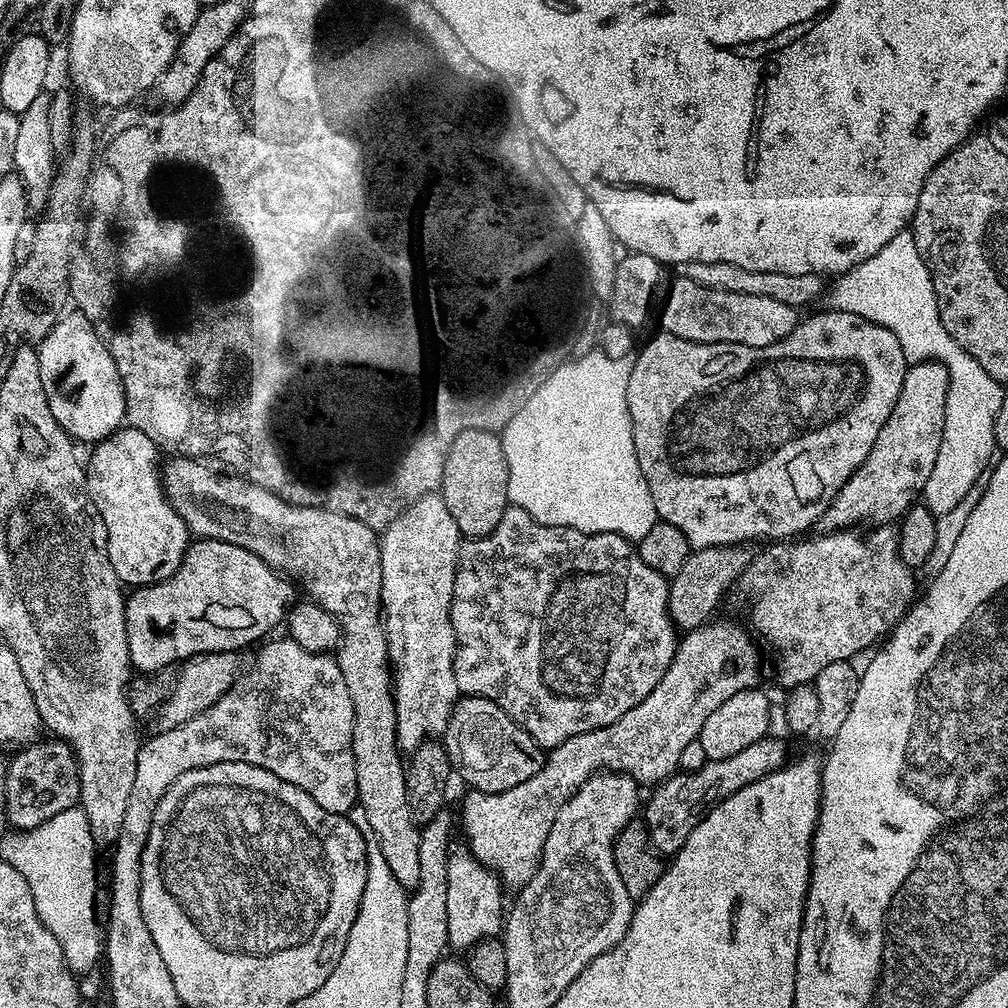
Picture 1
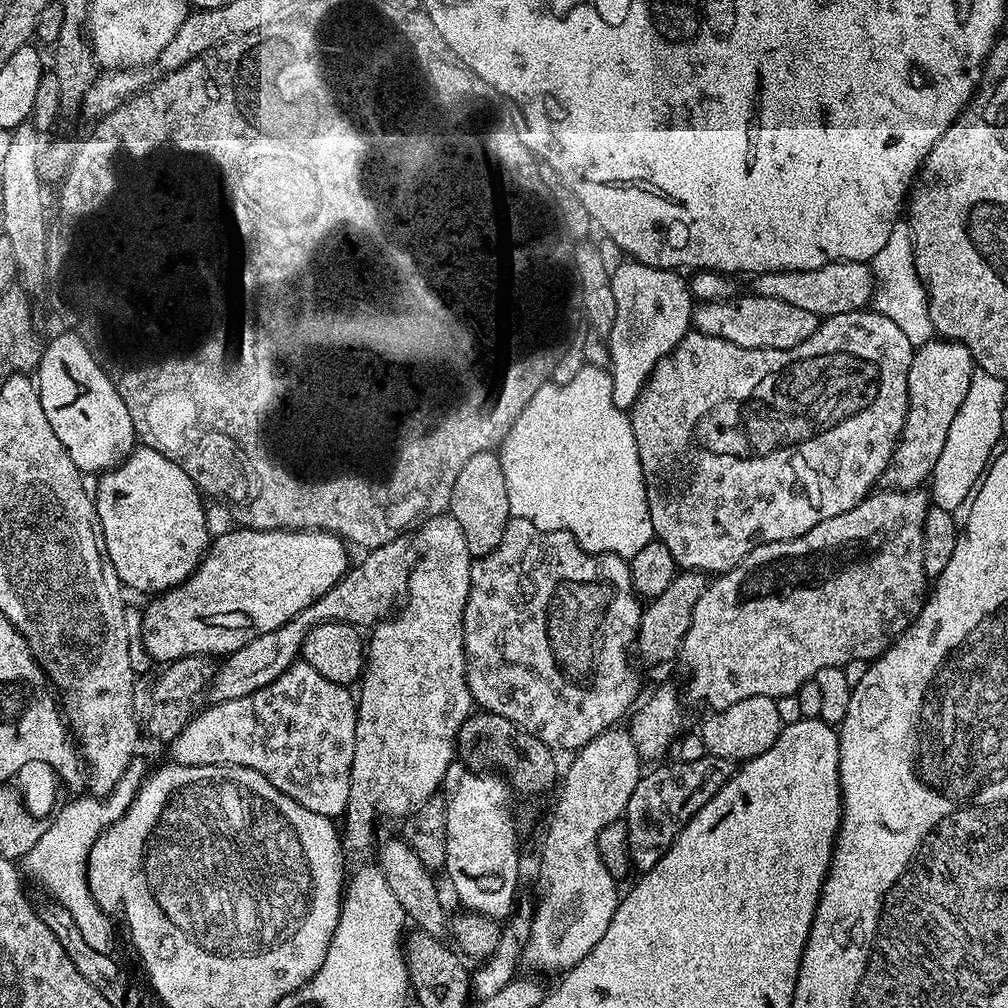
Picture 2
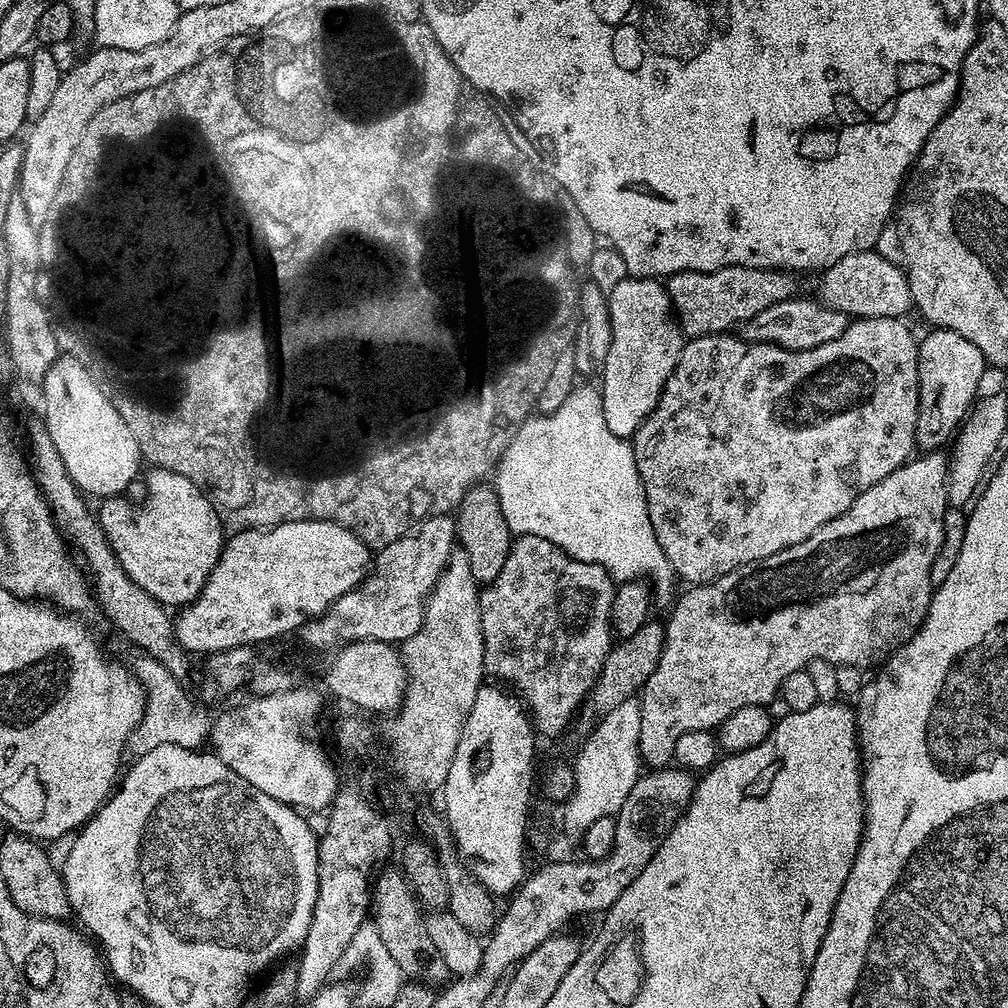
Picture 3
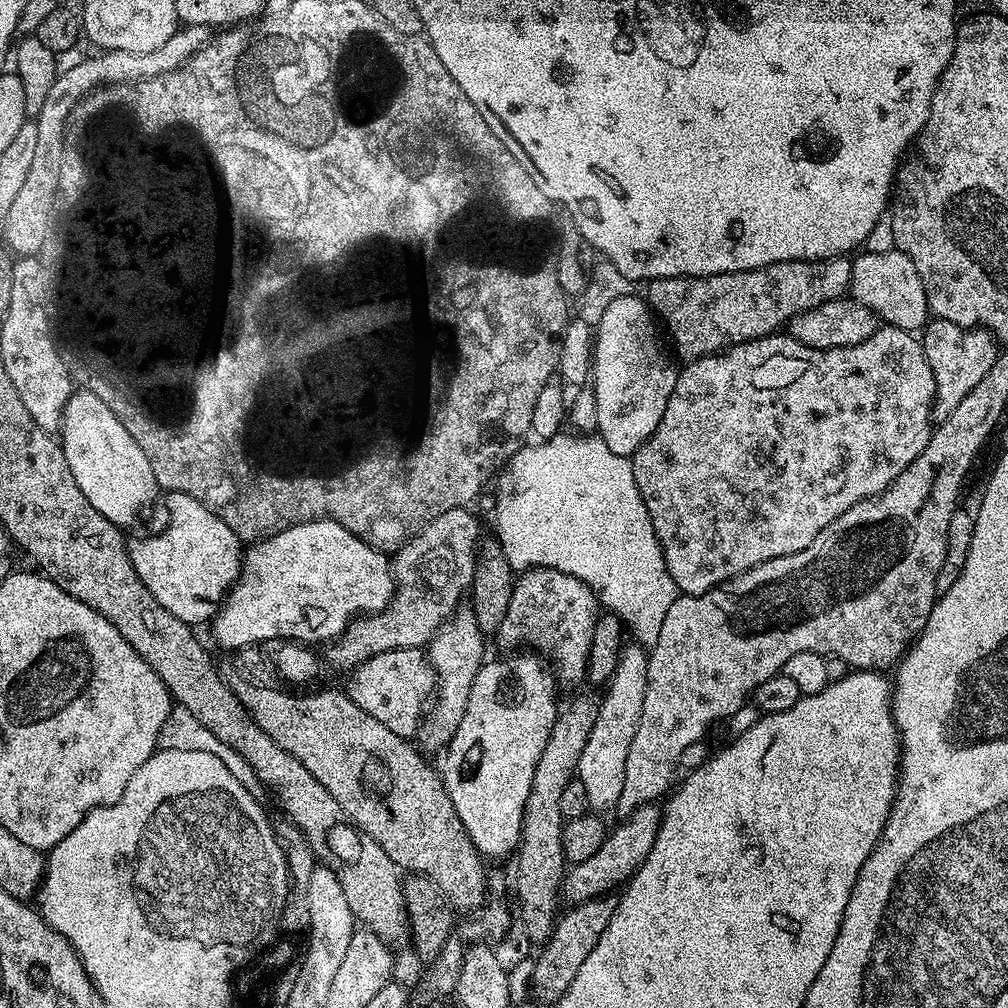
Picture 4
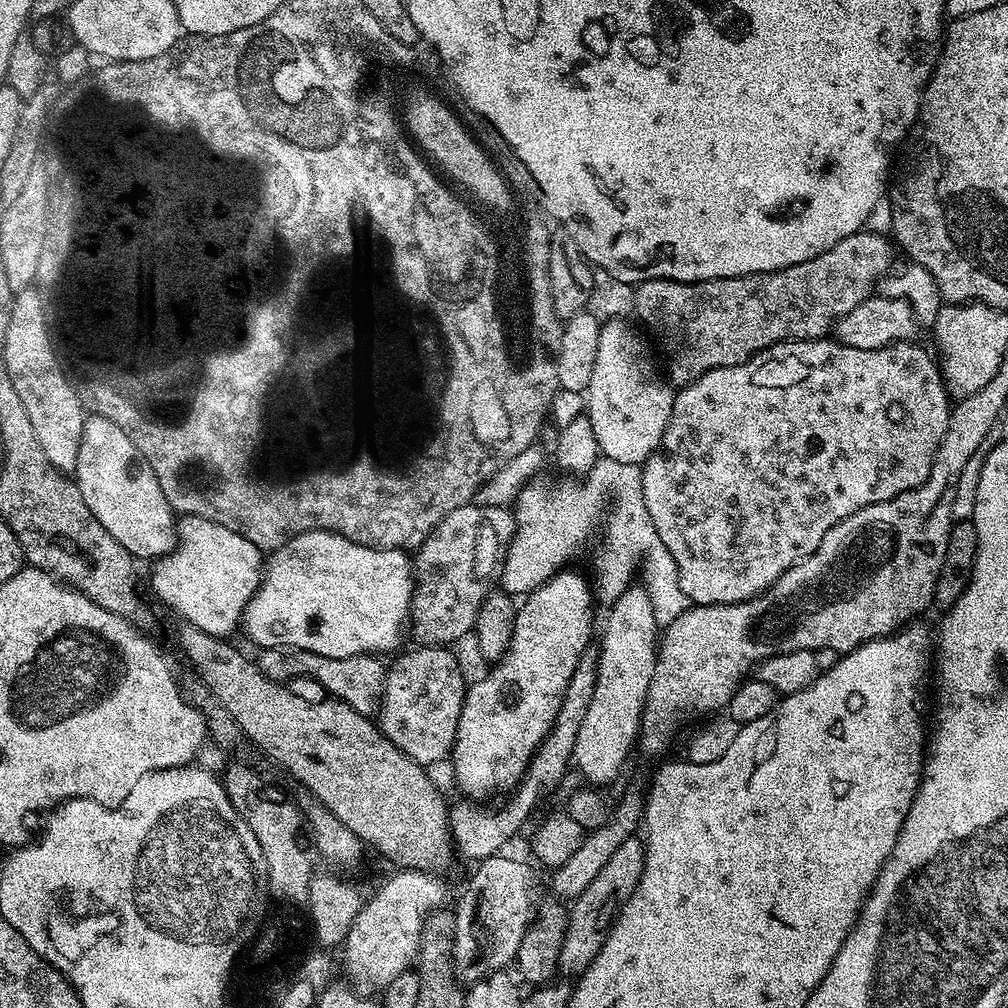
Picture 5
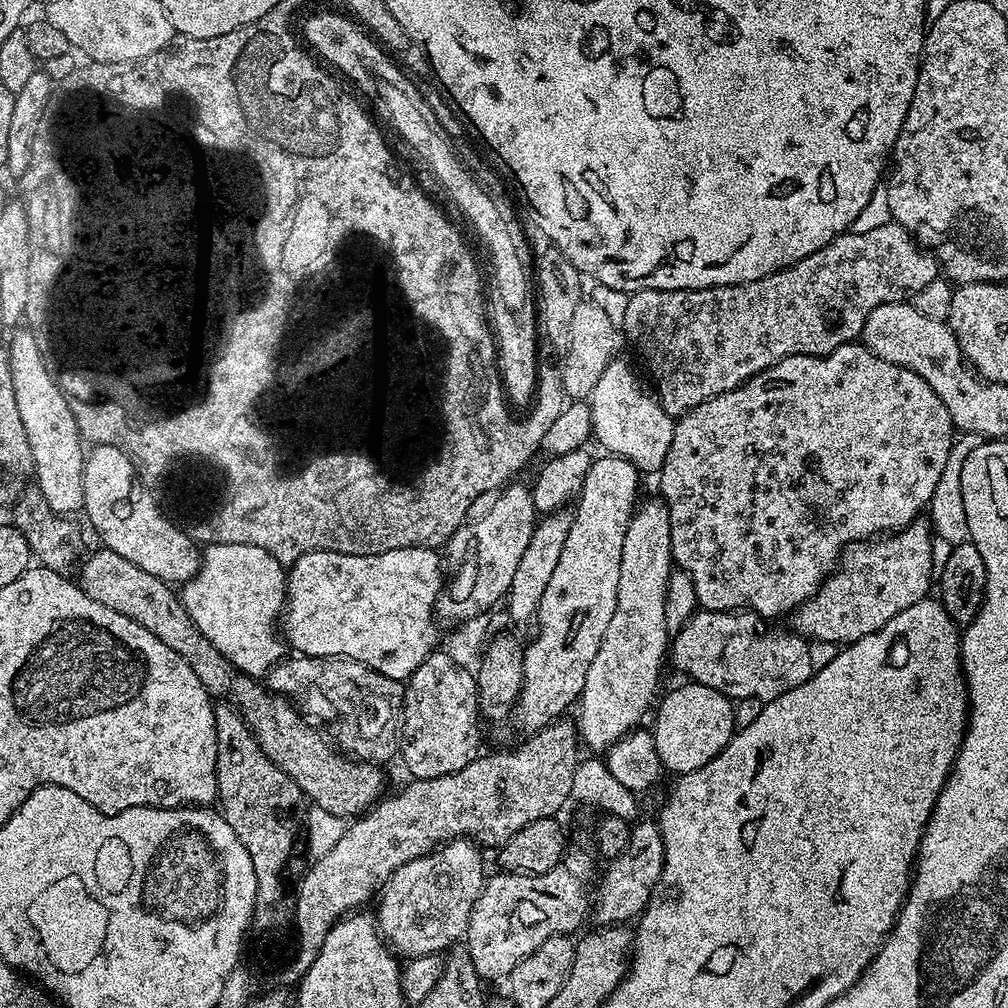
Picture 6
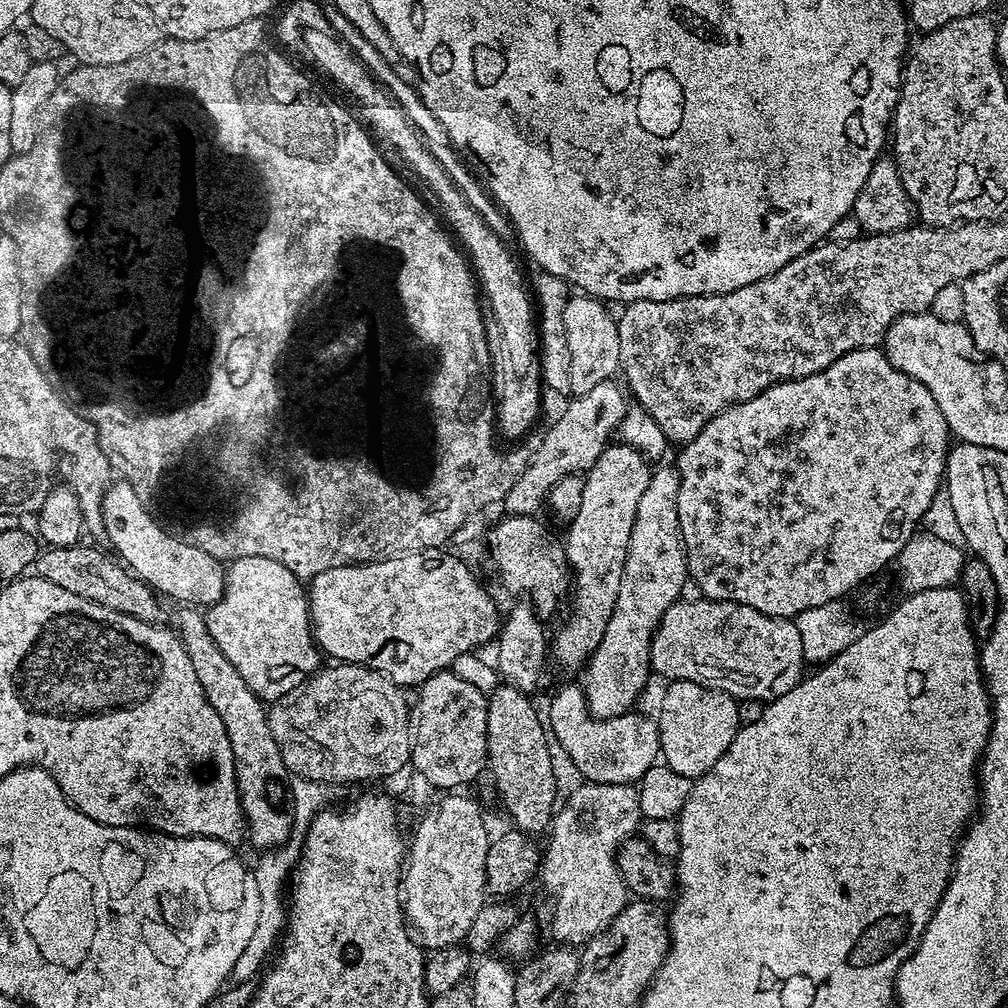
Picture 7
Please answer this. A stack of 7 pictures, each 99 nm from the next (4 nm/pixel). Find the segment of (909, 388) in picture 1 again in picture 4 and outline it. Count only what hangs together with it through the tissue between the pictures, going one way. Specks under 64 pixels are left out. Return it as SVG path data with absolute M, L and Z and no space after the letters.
M935 318L929 319L923 329L922 343L930 370L934 370L936 400L932 403L932 414L941 421L962 403L962 398L966 398L982 378L986 378L986 370L990 370L996 361L998 344L992 333L984 328L963 328L954 322Z

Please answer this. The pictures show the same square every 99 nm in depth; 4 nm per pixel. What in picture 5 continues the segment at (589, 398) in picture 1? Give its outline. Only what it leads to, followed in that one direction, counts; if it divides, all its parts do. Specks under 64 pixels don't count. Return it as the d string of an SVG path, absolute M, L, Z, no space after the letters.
M600 458L582 482L584 484L562 492L556 488L543 488L540 482L533 482L522 490L514 505L516 533L504 558L504 567L498 572L499 587L513 598L524 598L545 584L551 576L555 576L575 554L576 547L587 538L600 512L600 503L607 496L612 496L612 513L608 516L604 541L600 544L600 557L596 560L597 576L596 580L594 576L594 584L599 599L601 596L607 602L615 602L633 583L632 575L640 560L644 560L642 586L648 591L654 606L657 625L667 626L674 622L690 607L690 601L686 594L682 594L682 586L678 582L678 566L674 558L670 558L670 550L662 546L662 538L658 538L654 522L650 522L650 514L646 514L641 469Z

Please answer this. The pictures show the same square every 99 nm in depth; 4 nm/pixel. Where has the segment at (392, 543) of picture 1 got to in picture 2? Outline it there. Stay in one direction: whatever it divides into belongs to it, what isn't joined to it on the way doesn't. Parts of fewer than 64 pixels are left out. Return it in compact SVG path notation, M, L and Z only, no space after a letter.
M451 514L429 516L419 525L420 544L418 540L418 559L412 566L408 579L406 599L399 605L398 611L391 618L385 618L371 629L372 637L366 640L366 667L359 681L360 696L356 700L356 737L354 738L354 762L350 774L350 798L348 808L342 817L342 844L349 853L364 852L372 844L372 827L376 824L376 815L397 816L403 818L413 807L426 802L431 796L437 795L438 789L444 783L446 770L454 762L457 755L456 736L459 728L474 712L474 701L470 694L470 686L466 682L466 654L464 653L464 607L470 594L470 570L473 557L466 546L466 538L462 535L462 526Z

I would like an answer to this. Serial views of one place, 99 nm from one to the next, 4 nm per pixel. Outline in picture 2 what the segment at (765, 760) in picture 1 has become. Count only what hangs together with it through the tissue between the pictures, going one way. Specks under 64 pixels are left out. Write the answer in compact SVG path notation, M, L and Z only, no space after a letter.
M705 754L695 762L672 760L657 763L653 768L656 768L653 772L645 771L638 786L634 786L634 794L630 794L630 802L622 817L628 831L628 858L631 867L635 871L637 868L640 874L649 872L656 865L690 818L694 818L694 814L698 814L698 810L702 810L702 806L726 786L734 764L726 758Z

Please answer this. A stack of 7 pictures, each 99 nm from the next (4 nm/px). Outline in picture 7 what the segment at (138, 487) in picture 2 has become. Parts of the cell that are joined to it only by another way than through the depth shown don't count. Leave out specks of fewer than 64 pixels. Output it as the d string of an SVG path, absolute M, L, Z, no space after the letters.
M238 558L227 565L222 598L207 605L204 612L206 630L218 650L265 702L279 701L280 692L291 684L299 685L321 667L322 653L314 643L308 598L305 585L282 562Z

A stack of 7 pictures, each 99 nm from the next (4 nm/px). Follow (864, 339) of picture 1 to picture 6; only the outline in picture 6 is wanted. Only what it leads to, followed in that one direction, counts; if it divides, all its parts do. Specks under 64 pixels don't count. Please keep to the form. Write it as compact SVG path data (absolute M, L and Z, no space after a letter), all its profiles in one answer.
M853 342L843 344L842 346L838 346L828 356L787 356L786 358L782 358L774 366L770 366L766 370L759 372L757 376L751 376L742 386L738 386L729 392L718 394L698 406L694 406L686 415L679 417L675 421L670 448L666 452L664 465L658 473L658 479L660 479L660 492L658 492L658 496L668 508L670 516L670 542L672 543L672 558L675 567L681 572L690 574L690 582L694 582L694 594L696 595L697 605L703 611L734 612L737 610L747 610L755 612L761 618L780 616L783 612L785 614L791 613L799 608L800 605L805 604L820 589L820 585L823 584L824 579L832 575L840 559L840 553L843 552L847 544L905 528L906 525L911 524L913 520L917 519L927 509L930 498L934 494L934 486L938 486L938 478L942 478L942 470L946 470L946 458L950 458L953 439L954 429L952 427L952 419L942 402L942 398L938 398L938 394L934 394L934 390L930 390L930 386L918 374L914 374L914 370L903 368L894 362L886 362L882 358L878 358L870 349L864 347L863 343Z

